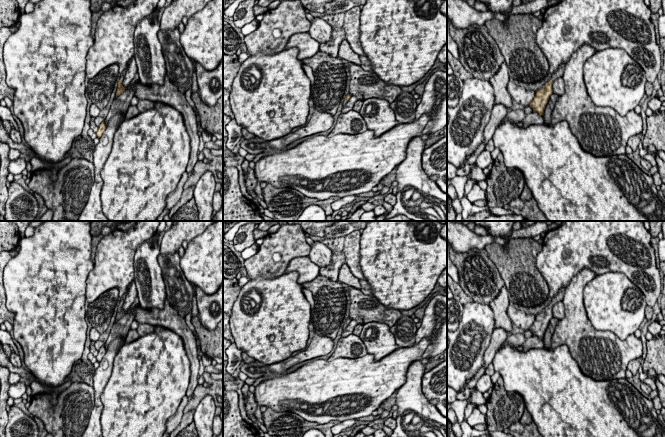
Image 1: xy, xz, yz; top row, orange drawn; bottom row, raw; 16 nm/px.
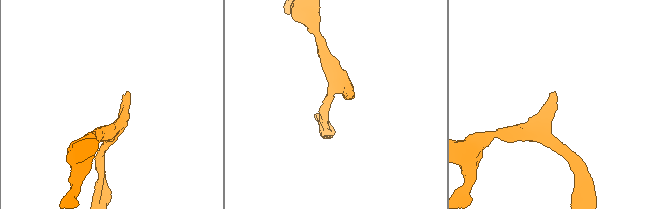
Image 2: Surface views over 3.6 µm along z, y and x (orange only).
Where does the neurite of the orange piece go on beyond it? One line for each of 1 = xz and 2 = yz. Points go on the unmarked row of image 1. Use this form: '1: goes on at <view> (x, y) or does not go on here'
1: does not go on here
2: does not go on here

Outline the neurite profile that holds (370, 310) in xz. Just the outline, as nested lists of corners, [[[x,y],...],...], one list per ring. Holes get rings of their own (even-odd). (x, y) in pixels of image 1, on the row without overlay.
[[[348,286],[351,300],[349,318],[358,324],[380,322],[392,327],[396,324],[402,313],[382,305],[376,297],[365,295],[360,289]]]

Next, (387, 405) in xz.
[[[396,390],[387,400],[385,400],[381,405],[380,408],[382,408],[384,411],[391,411],[392,407],[396,405]]]

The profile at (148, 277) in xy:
[[[154,237],[143,242],[135,252],[133,281],[139,305],[146,310],[163,309],[167,297],[162,268],[158,262],[160,253],[160,245]]]

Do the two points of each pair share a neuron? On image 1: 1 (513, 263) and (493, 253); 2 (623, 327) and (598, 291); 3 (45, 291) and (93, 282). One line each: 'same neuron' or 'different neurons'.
1: same neuron
2: same neuron
3: different neurons

